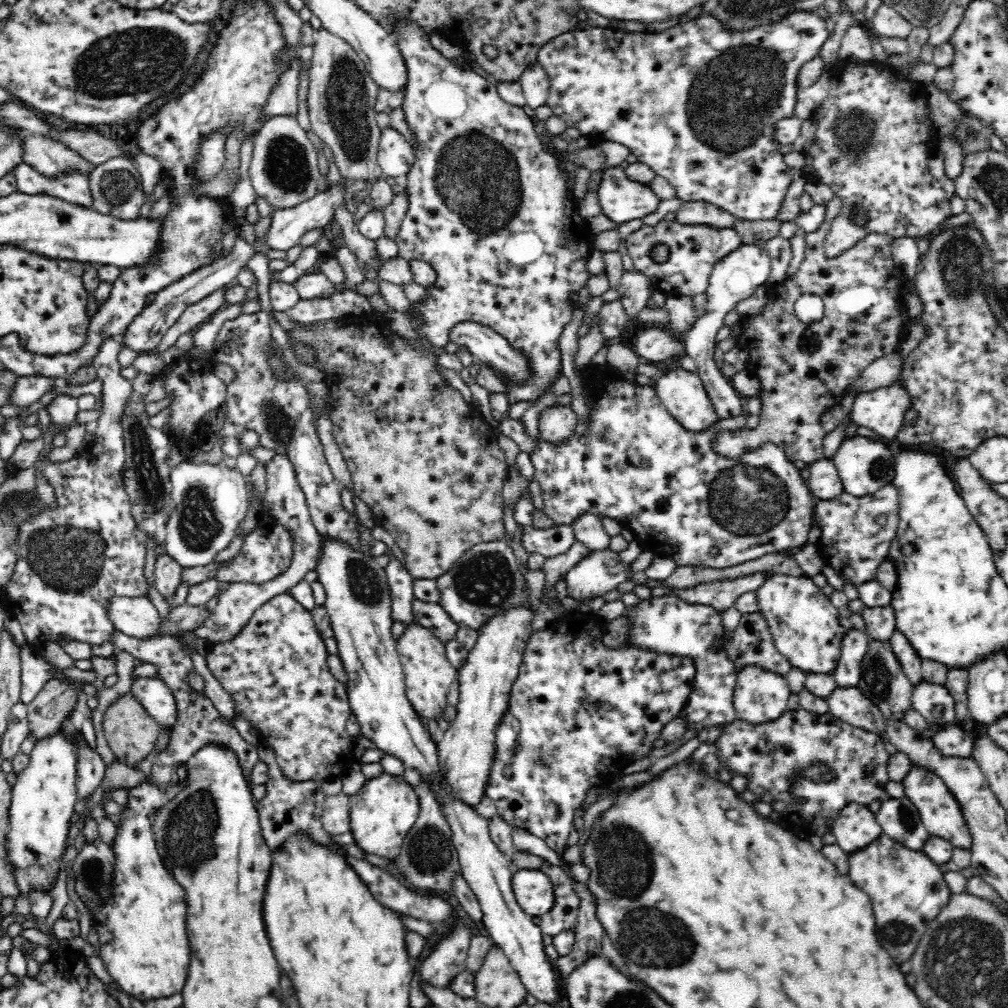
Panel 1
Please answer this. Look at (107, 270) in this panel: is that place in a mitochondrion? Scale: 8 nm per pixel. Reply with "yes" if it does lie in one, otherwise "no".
no

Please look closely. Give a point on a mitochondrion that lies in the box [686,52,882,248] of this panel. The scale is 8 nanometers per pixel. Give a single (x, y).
(851, 128)

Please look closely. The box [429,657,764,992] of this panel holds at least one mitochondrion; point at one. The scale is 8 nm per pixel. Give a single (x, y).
(652, 937)

